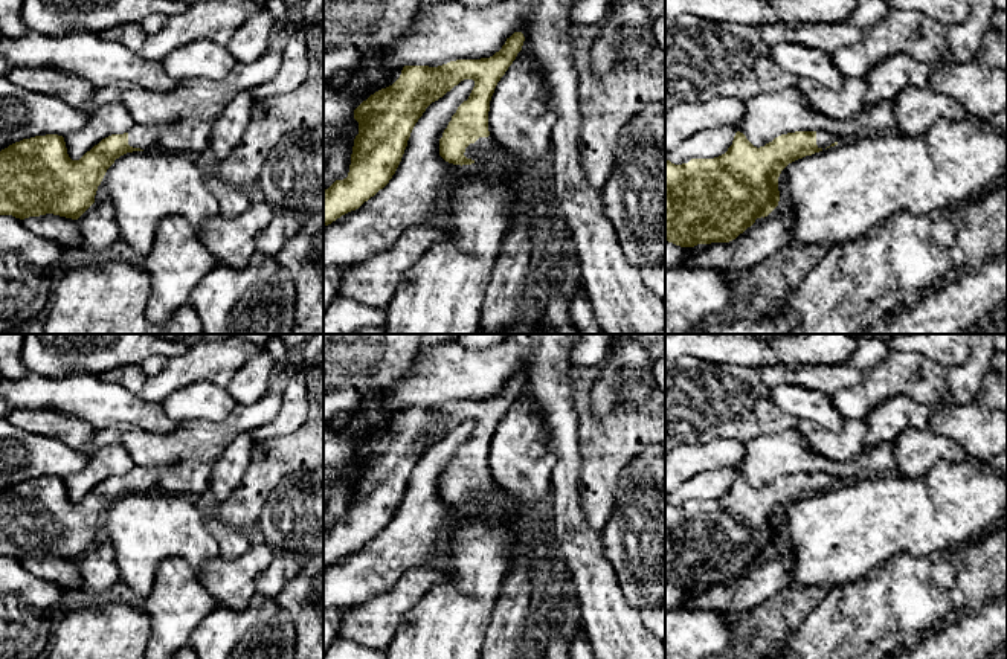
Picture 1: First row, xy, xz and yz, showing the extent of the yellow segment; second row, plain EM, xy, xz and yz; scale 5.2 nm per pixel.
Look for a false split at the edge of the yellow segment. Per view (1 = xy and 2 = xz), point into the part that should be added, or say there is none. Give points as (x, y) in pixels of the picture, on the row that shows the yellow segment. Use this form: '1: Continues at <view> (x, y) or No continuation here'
1: Continues at xy (139, 136)
2: Continues at xz (485, 150)

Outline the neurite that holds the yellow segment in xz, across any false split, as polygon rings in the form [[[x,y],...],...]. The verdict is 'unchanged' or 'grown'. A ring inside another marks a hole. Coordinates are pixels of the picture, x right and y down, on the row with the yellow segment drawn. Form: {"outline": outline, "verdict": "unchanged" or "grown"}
{"outline": [[[514,32],[507,38],[502,49],[490,58],[456,59],[438,67],[404,66],[400,78],[392,85],[375,92],[363,101],[354,110],[359,134],[354,139],[348,177],[336,180],[323,191],[323,227],[342,215],[359,209],[389,183],[401,162],[410,133],[426,108],[464,79],[473,79],[475,87],[444,130],[439,139],[439,156],[446,162],[461,166],[511,160],[508,153],[490,136],[488,111],[494,88],[522,50],[523,41],[523,34]]], "verdict": "grown"}

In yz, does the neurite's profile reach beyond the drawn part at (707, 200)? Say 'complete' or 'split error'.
split error

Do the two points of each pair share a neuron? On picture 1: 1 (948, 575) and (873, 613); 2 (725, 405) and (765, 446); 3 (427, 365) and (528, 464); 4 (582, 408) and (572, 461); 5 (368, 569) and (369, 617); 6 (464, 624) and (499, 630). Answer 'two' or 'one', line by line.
1: one
2: two
3: two
4: two
5: two
6: two

